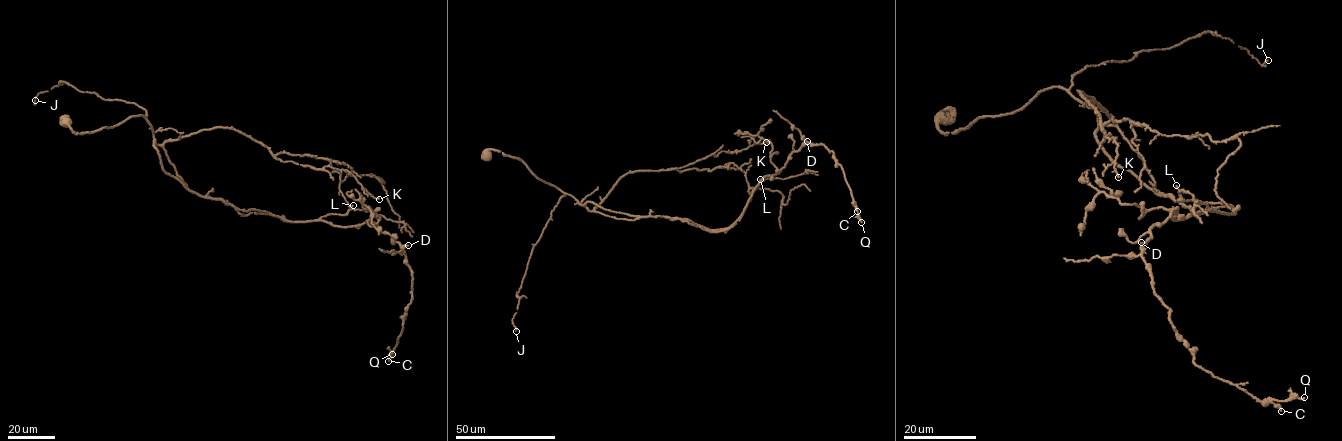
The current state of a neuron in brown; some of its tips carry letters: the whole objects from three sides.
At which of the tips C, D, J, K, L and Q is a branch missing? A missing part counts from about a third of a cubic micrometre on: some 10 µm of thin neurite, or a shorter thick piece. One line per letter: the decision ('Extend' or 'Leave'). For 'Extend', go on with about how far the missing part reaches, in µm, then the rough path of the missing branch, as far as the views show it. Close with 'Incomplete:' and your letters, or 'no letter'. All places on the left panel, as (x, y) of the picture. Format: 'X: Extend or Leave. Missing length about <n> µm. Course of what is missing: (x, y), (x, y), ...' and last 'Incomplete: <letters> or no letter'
C: Leave
D: Leave
J: Leave
K: Leave
L: Leave
Q: Leave
Incomplete: no letter

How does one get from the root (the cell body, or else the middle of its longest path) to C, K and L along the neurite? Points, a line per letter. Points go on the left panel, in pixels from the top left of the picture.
C: (200, 195), (292, 221), (371, 221), (389, 234), (404, 251), (412, 282), (388, 361)
K: (200, 195), (177, 174), (163, 144), (223, 127), (260, 141), (282, 161), (346, 170), (379, 199)
L: (200, 195), (221, 198), (240, 209), (263, 210), (296, 222), (316, 221), (328, 214), (344, 214), (353, 205)

